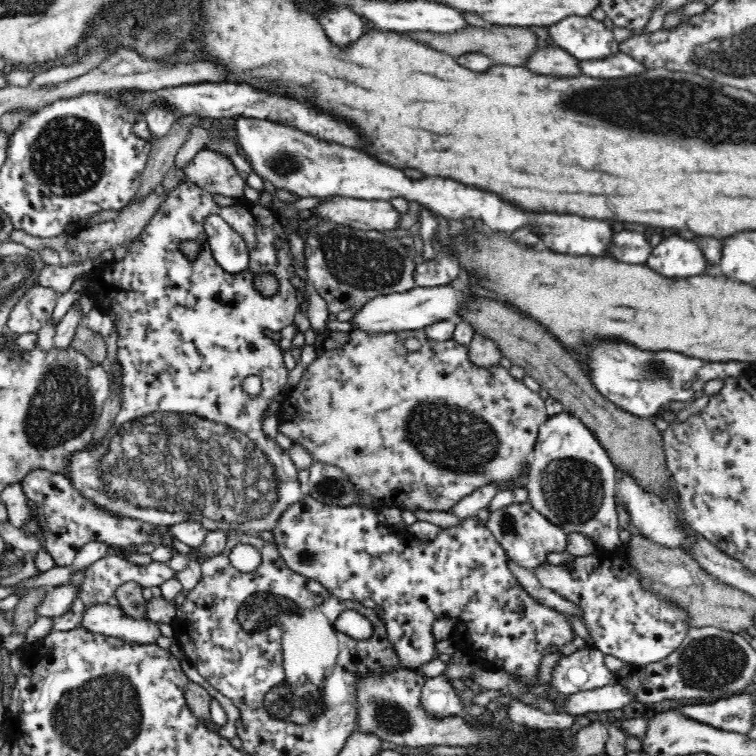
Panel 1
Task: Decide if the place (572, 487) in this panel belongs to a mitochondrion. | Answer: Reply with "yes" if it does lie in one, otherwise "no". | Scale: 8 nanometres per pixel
yes

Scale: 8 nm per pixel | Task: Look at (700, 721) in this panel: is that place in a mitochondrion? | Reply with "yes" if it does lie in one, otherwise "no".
no

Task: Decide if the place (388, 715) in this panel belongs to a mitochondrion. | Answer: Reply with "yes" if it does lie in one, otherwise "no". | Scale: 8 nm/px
yes

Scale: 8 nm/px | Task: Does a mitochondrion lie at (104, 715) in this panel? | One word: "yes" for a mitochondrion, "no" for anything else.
yes

